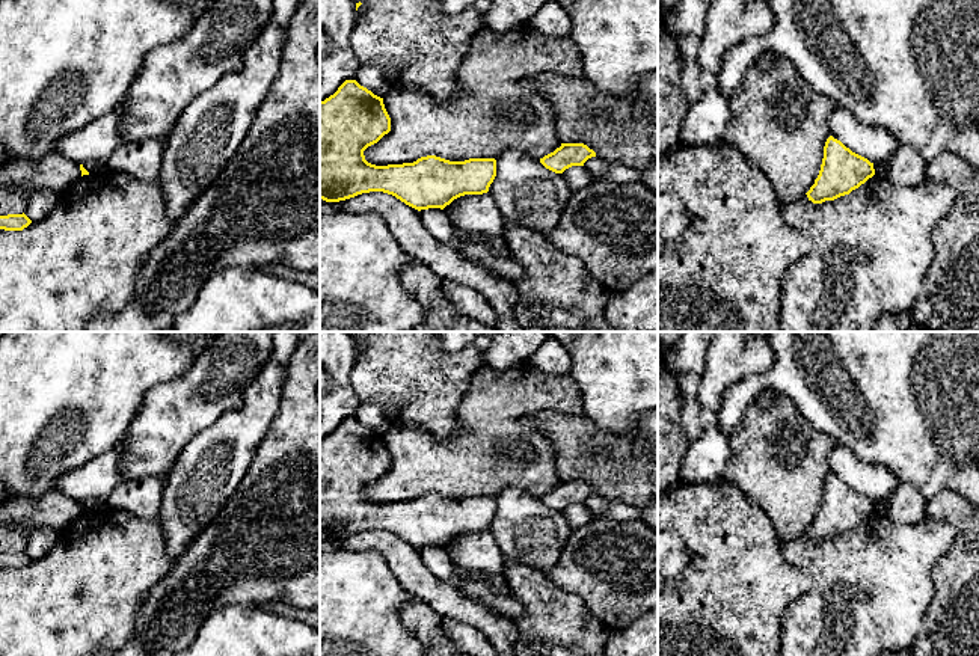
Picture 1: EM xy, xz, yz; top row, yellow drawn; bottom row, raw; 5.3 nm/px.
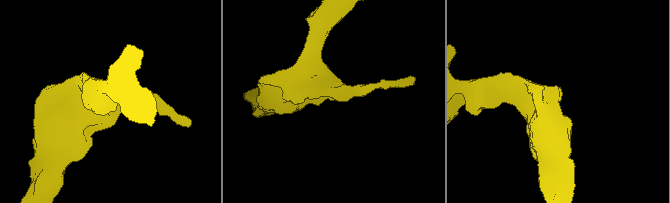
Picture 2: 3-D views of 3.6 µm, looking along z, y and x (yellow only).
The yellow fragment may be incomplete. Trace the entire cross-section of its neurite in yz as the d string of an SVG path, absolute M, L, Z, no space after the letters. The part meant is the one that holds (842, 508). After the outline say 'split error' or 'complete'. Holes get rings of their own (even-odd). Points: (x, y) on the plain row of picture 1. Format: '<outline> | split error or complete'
M830 474L824 484L819 513L806 532L813 541L834 538L849 532L873 513L873 501Z | complete

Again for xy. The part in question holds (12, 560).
M23 552L0 553L0 567L5 569L23 569L32 561L32 558Z | complete

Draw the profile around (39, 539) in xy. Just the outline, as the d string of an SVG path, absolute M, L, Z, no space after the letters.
M32 526L26 531L27 544L24 552L33 559L39 559L53 547L57 531L48 526Z

